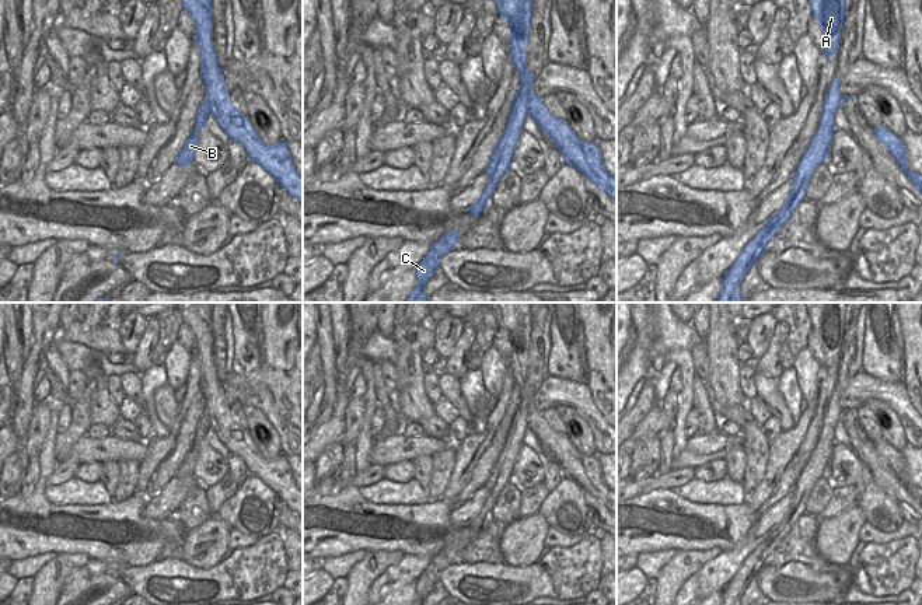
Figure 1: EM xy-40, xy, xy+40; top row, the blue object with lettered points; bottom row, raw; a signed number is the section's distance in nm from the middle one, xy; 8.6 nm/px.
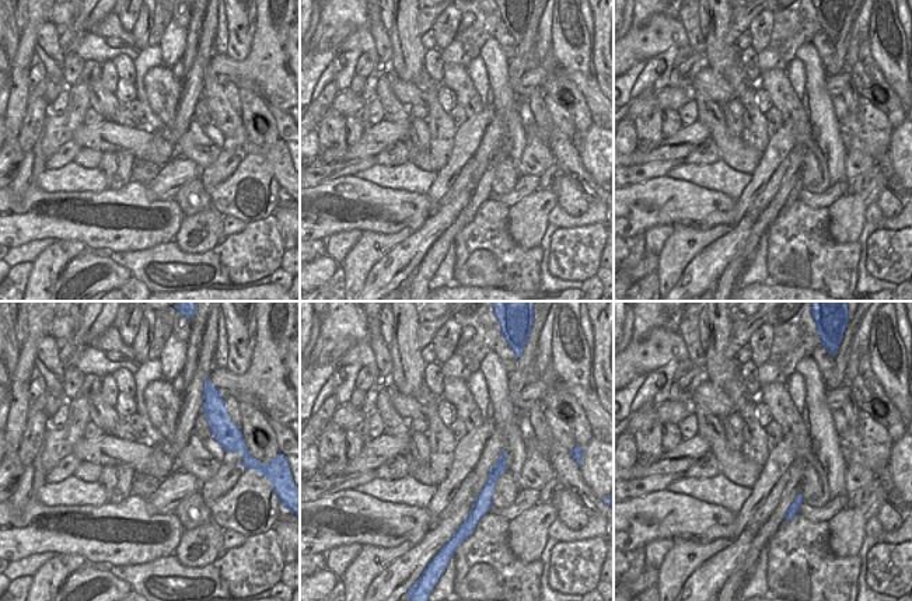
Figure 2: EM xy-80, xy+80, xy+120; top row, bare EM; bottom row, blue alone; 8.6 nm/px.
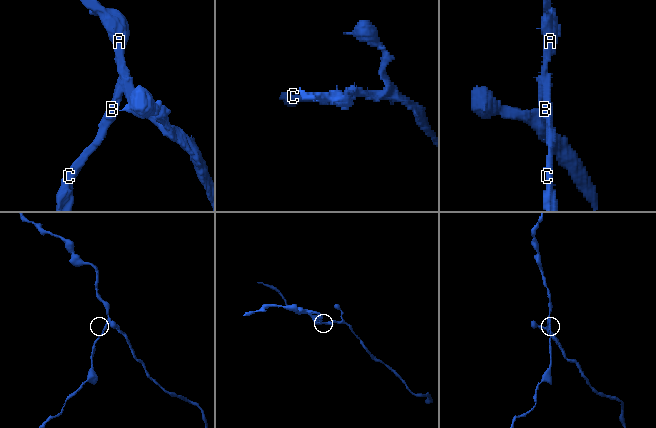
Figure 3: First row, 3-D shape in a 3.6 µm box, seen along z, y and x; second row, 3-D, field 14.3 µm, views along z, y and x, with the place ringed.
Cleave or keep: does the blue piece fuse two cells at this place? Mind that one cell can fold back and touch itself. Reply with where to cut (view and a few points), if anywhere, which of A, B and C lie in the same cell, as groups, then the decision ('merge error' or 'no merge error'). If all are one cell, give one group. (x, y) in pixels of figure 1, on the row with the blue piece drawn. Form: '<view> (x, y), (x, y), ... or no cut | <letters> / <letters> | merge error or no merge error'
xy (524, 76), (530, 91), (528, 114) | A / B C | merge error

